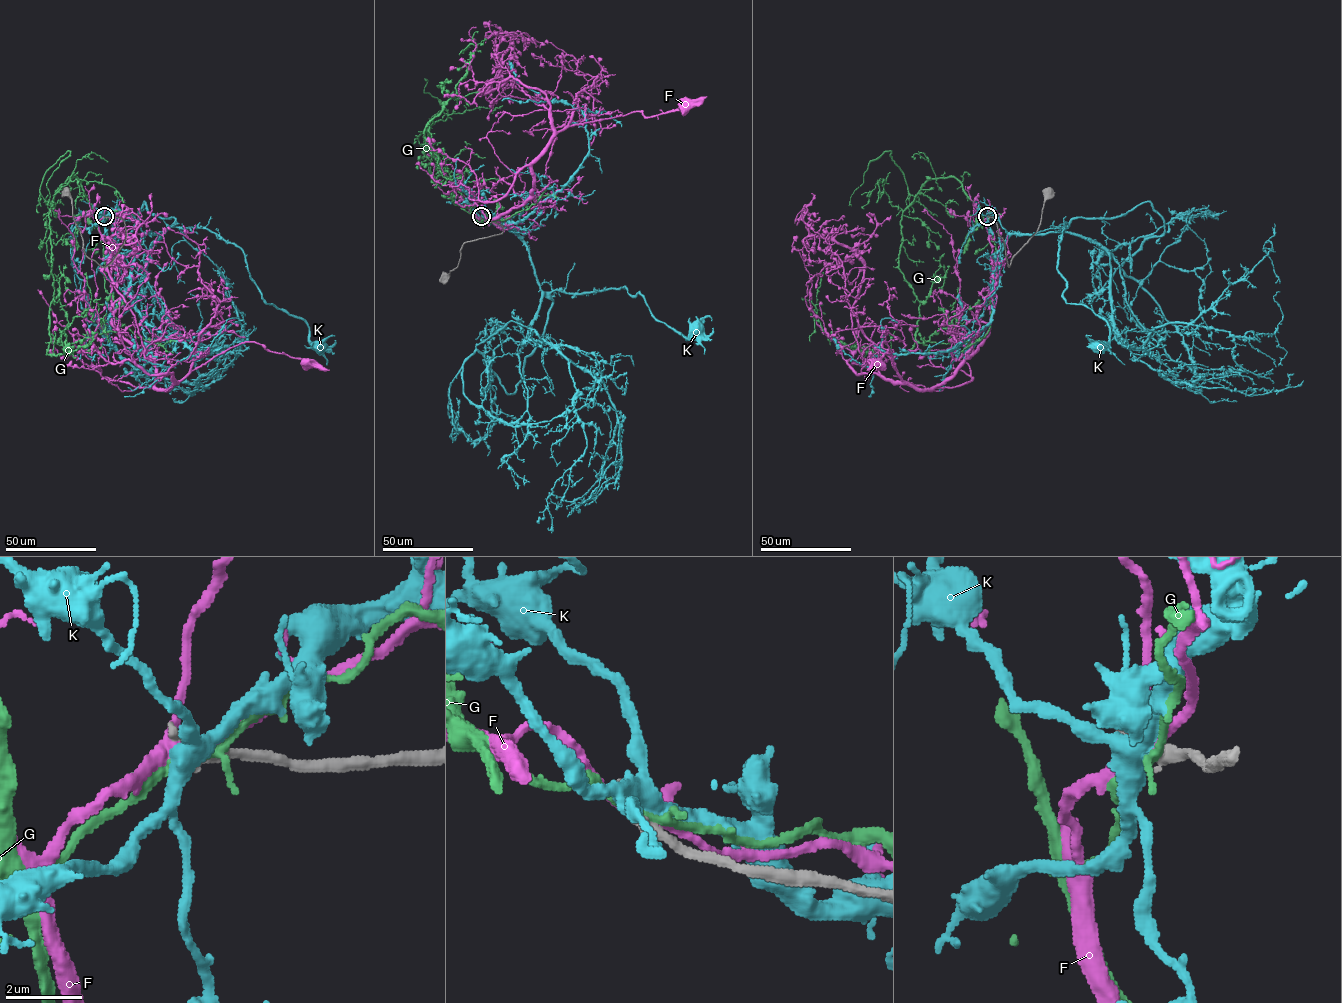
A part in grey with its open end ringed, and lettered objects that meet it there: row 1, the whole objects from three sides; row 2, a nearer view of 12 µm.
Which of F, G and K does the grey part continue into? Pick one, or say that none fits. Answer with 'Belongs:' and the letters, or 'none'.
Belongs: none

